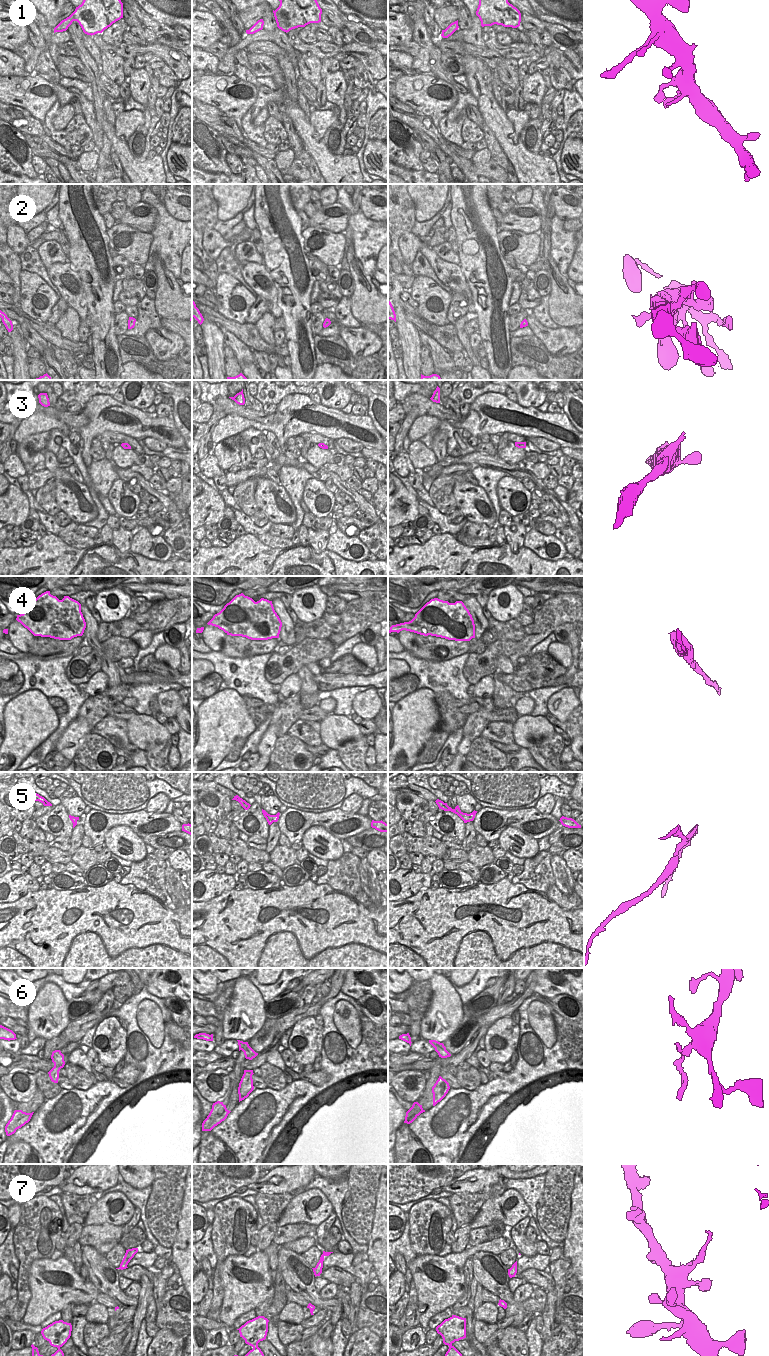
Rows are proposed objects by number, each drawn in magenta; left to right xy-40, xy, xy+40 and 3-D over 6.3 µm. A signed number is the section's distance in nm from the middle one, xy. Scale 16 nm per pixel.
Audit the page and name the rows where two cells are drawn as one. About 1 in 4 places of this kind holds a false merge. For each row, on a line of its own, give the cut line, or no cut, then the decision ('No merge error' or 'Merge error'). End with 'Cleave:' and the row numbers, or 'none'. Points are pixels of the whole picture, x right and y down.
1: No split. No merge error
2: No split. No merge error
3: No split. No merge error
4: No split. No merge error
5: Split along xy (271, 815), (273, 821). Merge error
6: Split along xy+40 (443, 1044), (435, 1048). Merge error
7: Split along xy (313, 1268), (316, 1268), (320, 1273). Merge error
Cleave: 5, 6, 7.

